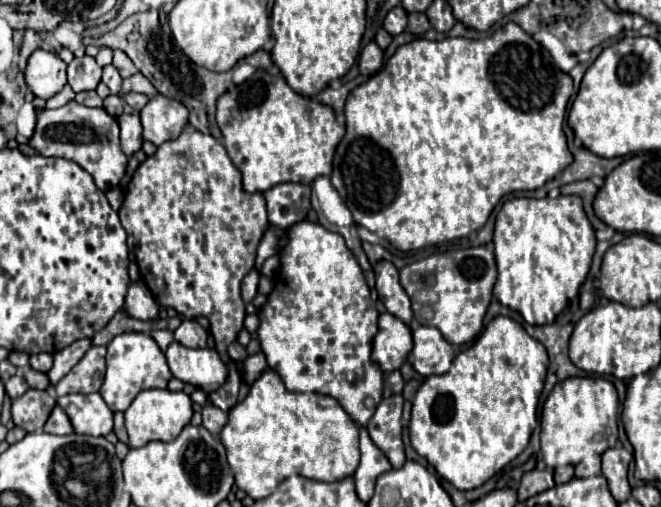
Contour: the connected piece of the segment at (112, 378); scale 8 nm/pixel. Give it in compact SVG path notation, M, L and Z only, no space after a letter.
M123 333L107 345L107 371L99 393L111 411L125 411L139 391L153 387L165 389L171 377L165 355L149 333Z

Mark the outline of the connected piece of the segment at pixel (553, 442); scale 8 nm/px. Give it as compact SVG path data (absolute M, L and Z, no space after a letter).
M567 377L559 381L543 403L540 415L540 452L549 469L557 465L577 465L589 453L603 453L609 441L595 443L595 433L605 431L619 419L619 399L615 385L603 377Z

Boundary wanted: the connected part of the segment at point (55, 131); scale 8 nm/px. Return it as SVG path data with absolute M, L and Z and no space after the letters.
M69 101L59 109L43 109L35 127L35 135L29 145L45 157L63 157L79 163L93 179L101 191L109 191L119 185L125 175L127 157L119 145L119 125L117 117L105 113L105 109L91 109Z

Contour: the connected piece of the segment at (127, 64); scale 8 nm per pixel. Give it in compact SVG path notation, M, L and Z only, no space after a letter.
M115 51L115 55L113 55L113 67L121 73L121 77L125 79L125 77L131 77L131 75L135 75L137 73L137 67L133 65L133 61L123 53L123 51Z

